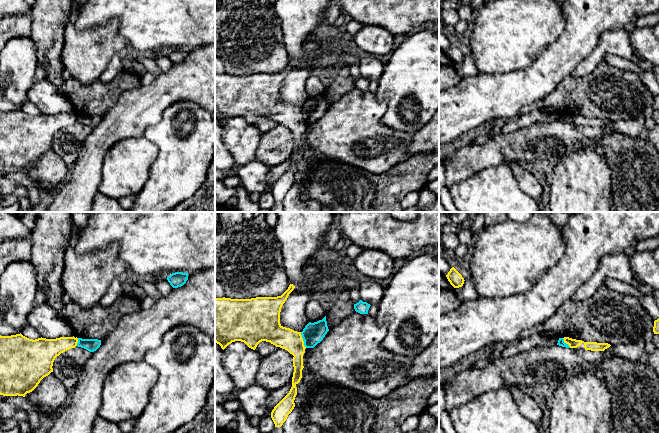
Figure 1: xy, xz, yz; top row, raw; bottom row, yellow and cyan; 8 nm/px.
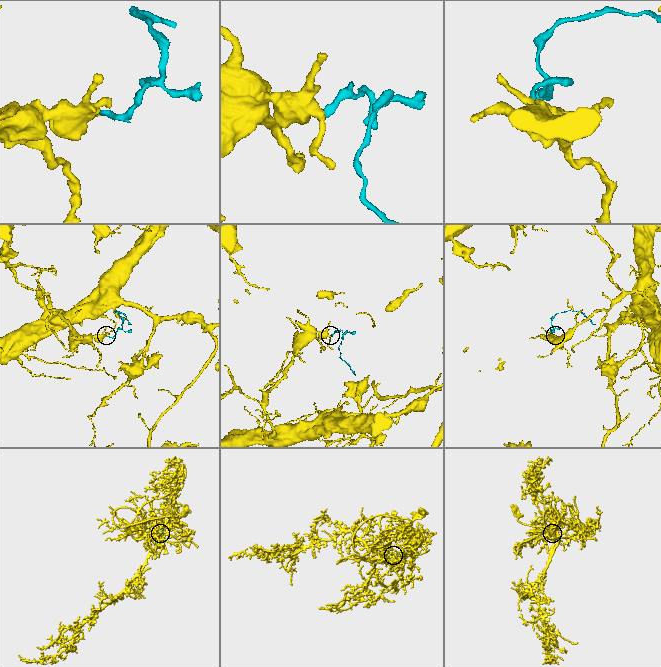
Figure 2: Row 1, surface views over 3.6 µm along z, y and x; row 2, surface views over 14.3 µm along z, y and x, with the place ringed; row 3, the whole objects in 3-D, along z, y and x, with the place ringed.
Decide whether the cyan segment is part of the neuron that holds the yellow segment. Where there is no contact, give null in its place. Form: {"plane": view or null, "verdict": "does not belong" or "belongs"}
{"plane": "xz", "verdict": "does not belong"}

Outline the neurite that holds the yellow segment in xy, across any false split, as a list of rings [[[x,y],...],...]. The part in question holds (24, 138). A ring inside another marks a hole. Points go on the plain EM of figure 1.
[[[21,109],[11,112],[0,111],[0,171],[23,172],[32,168],[40,157],[53,148],[53,138],[61,129],[75,124],[76,113],[60,113],[56,115],[29,115]]]

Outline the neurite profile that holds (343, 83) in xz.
[[[343,65],[336,79],[327,87],[326,97],[328,105],[341,99],[343,95],[355,88],[354,80],[350,75],[350,67]]]

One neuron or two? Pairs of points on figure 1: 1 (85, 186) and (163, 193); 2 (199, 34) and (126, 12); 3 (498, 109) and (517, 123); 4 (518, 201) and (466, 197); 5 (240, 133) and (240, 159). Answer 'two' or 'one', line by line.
1: two
2: one
3: two
4: one
5: one

